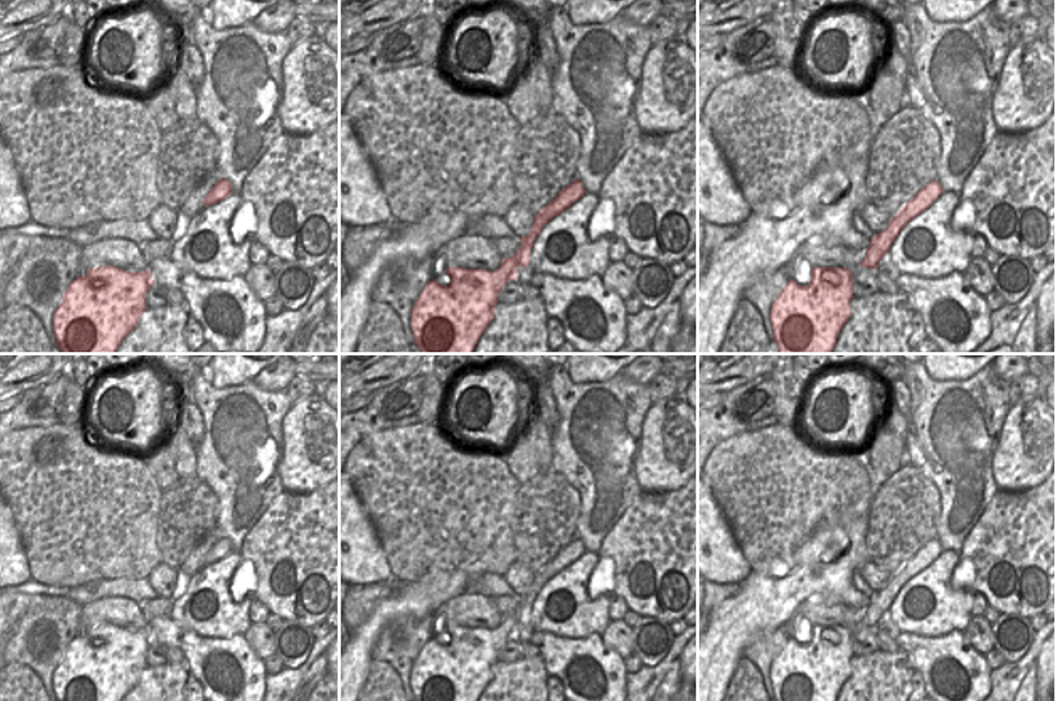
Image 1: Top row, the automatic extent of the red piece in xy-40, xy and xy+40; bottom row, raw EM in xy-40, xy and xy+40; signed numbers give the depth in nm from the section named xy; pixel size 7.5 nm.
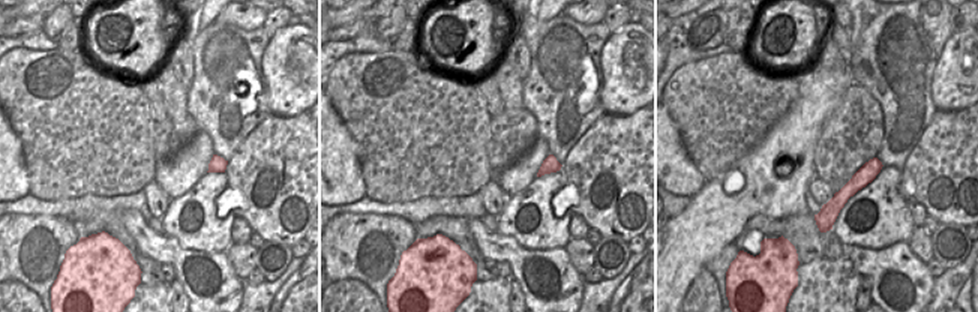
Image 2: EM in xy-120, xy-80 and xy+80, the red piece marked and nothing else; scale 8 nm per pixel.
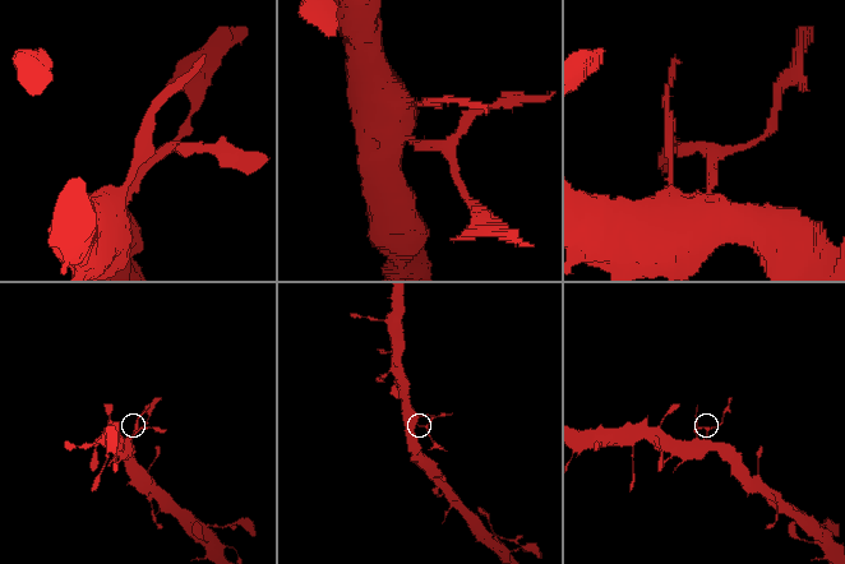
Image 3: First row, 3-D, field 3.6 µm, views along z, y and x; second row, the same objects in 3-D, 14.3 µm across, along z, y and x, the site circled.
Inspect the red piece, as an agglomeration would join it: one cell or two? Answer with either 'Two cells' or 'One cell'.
Two cells

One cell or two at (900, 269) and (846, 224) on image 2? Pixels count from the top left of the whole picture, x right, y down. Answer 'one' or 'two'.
two

